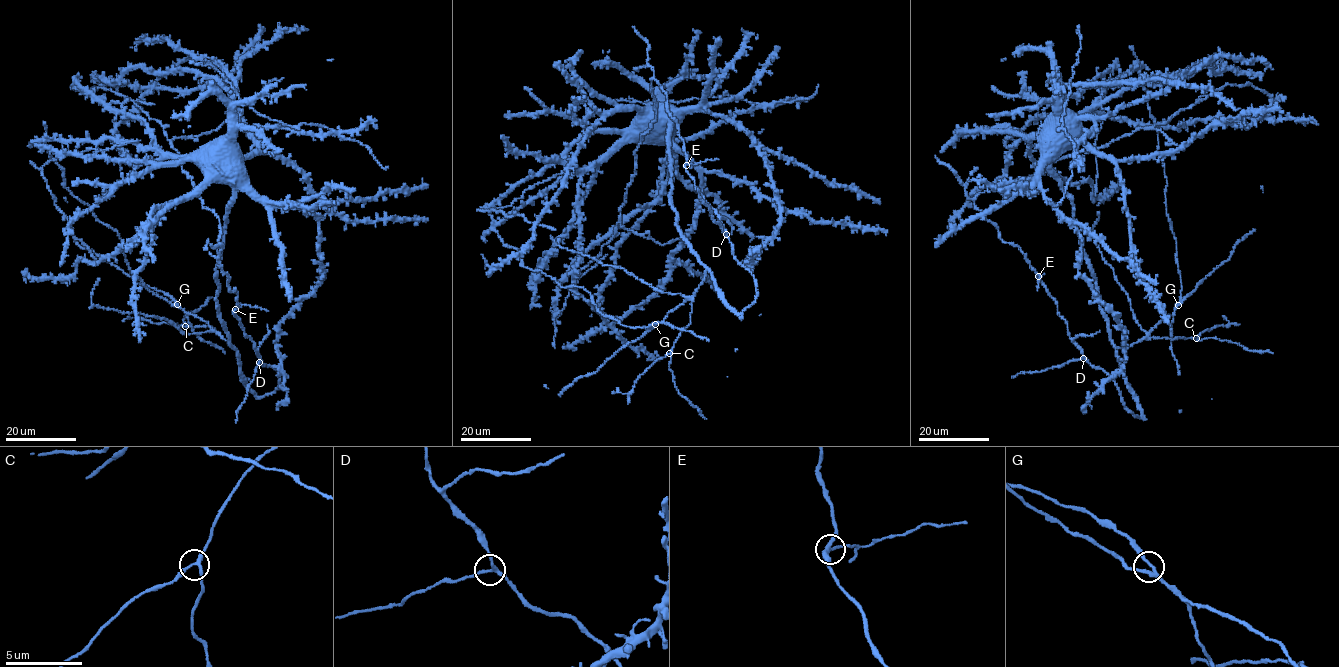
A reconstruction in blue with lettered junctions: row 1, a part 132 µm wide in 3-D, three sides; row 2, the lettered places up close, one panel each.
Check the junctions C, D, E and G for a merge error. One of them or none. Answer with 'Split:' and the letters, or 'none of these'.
Split: E

